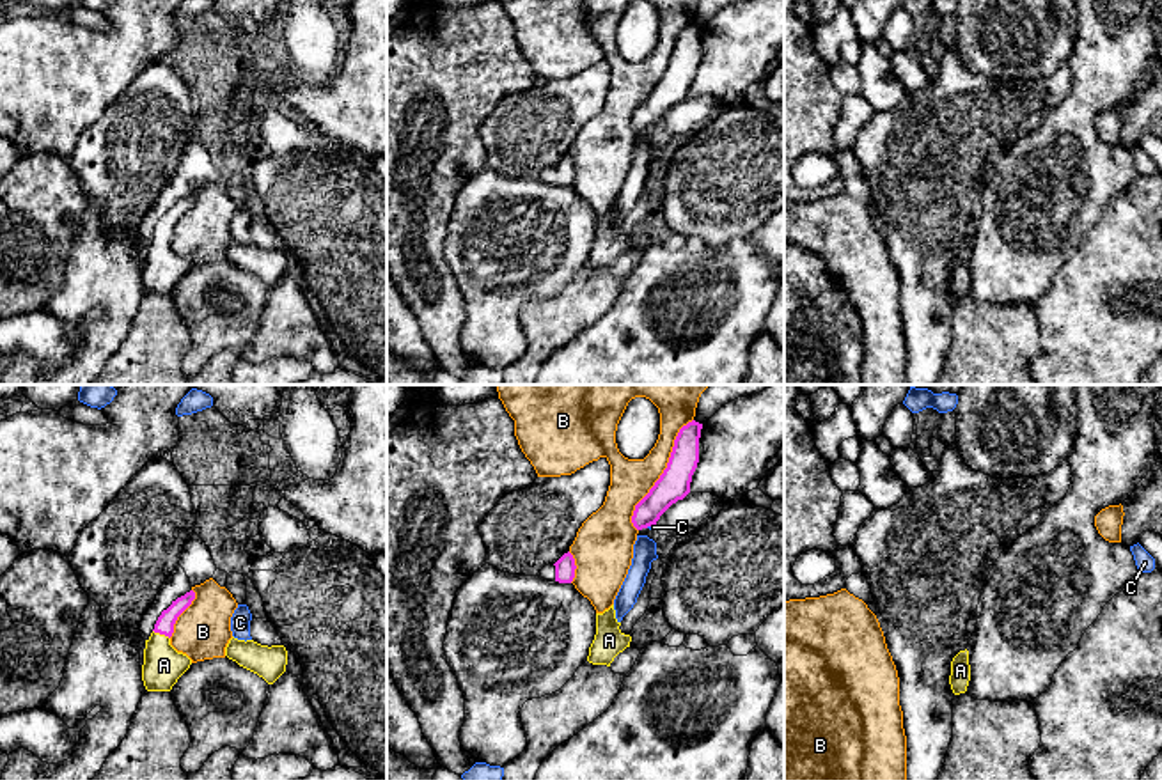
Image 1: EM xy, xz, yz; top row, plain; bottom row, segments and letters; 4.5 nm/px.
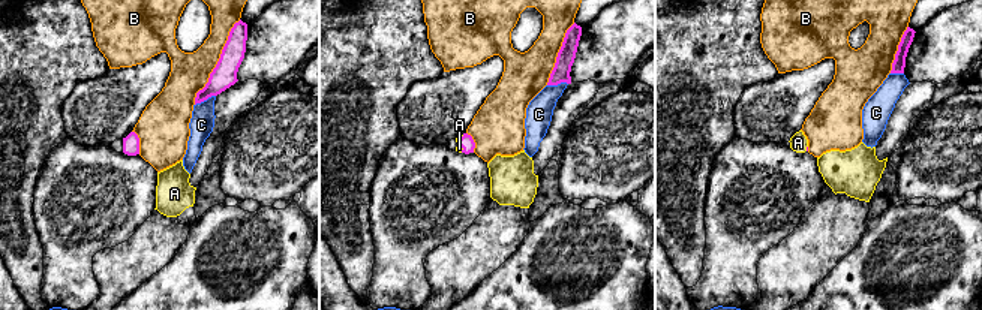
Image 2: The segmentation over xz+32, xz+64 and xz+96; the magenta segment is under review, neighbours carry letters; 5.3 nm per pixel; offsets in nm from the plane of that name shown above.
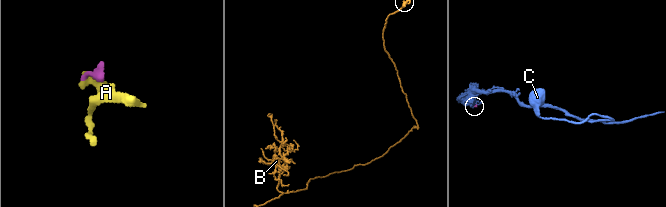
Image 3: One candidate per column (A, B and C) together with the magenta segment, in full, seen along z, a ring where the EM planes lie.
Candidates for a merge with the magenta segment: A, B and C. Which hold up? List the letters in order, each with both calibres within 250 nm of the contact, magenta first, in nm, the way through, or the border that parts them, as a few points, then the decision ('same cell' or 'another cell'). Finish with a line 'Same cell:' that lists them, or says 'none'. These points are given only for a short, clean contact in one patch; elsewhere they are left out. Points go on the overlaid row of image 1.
A: 80 nm thick on the magenta side, 180 nm on the other; runs through xy (165, 623), (162, 633), (164, 665); same cell
B: 140 nm thick on the magenta side, 190 nm on the other; another cell
C: 140 nm thick on the magenta side, 30 nm on the other; border along xz (655, 523), (646, 527); another cell
Same cell: A

